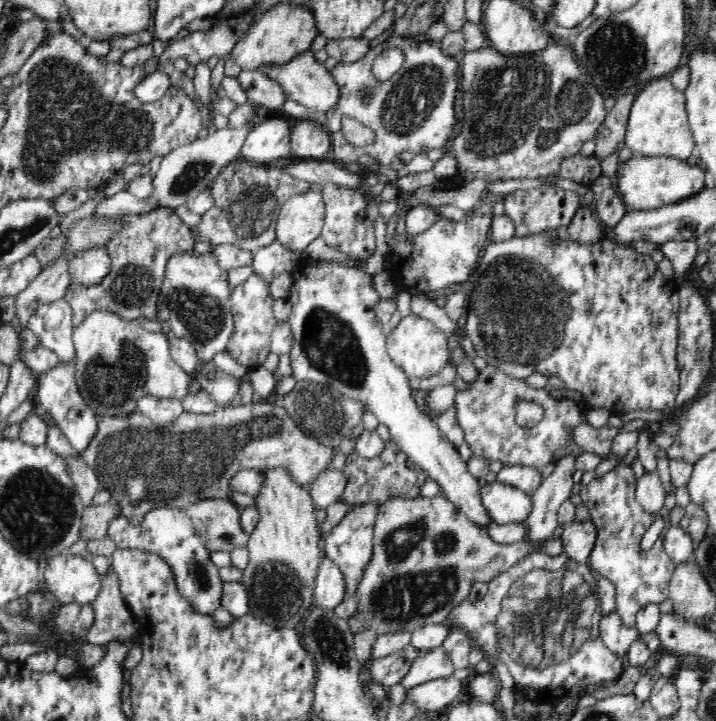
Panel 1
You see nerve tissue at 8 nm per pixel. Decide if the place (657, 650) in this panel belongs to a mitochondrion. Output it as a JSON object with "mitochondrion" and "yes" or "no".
{"mitochondrion":"no"}

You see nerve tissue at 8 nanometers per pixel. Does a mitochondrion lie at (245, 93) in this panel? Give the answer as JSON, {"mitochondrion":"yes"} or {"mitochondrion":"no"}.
{"mitochondrion":"no"}

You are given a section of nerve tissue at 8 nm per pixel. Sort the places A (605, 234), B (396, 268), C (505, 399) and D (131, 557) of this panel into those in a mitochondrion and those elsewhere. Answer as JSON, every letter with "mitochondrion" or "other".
{"A":"other","B":"other","C":"other","D":"other"}

